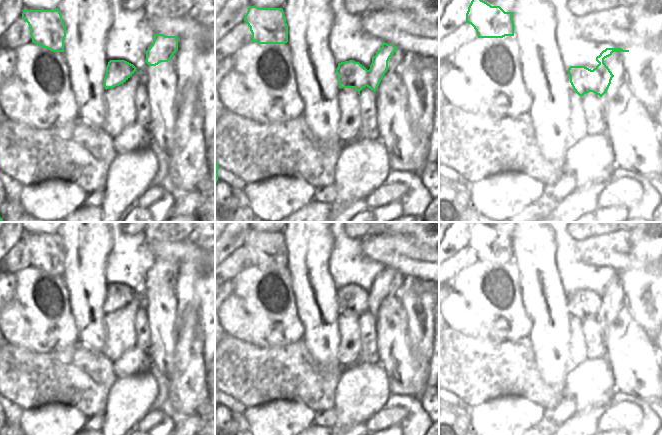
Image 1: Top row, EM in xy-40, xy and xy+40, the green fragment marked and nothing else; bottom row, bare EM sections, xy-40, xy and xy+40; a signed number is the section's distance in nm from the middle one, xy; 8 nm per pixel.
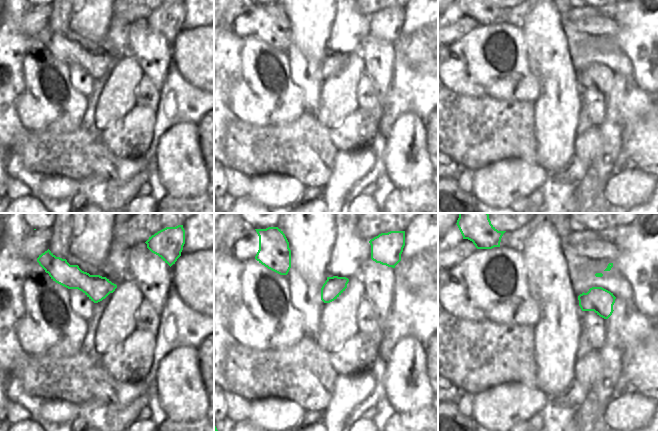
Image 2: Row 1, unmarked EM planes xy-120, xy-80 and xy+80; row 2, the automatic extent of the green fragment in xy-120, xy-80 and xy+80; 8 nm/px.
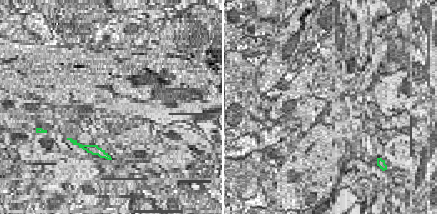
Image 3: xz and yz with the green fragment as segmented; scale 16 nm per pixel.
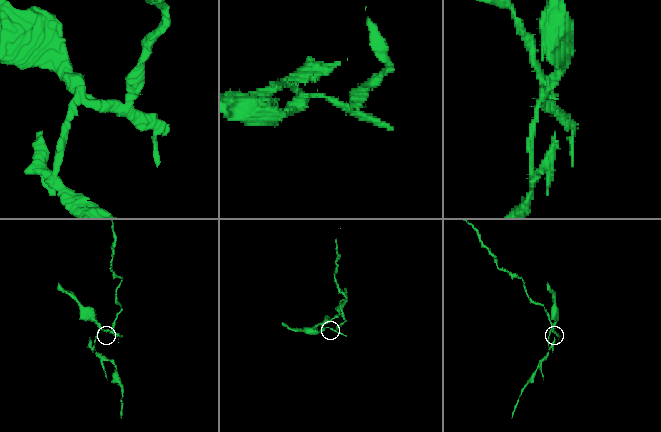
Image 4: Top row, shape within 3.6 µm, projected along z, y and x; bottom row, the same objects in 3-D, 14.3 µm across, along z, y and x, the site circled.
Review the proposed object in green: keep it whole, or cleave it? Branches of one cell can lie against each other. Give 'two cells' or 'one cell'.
two cells

